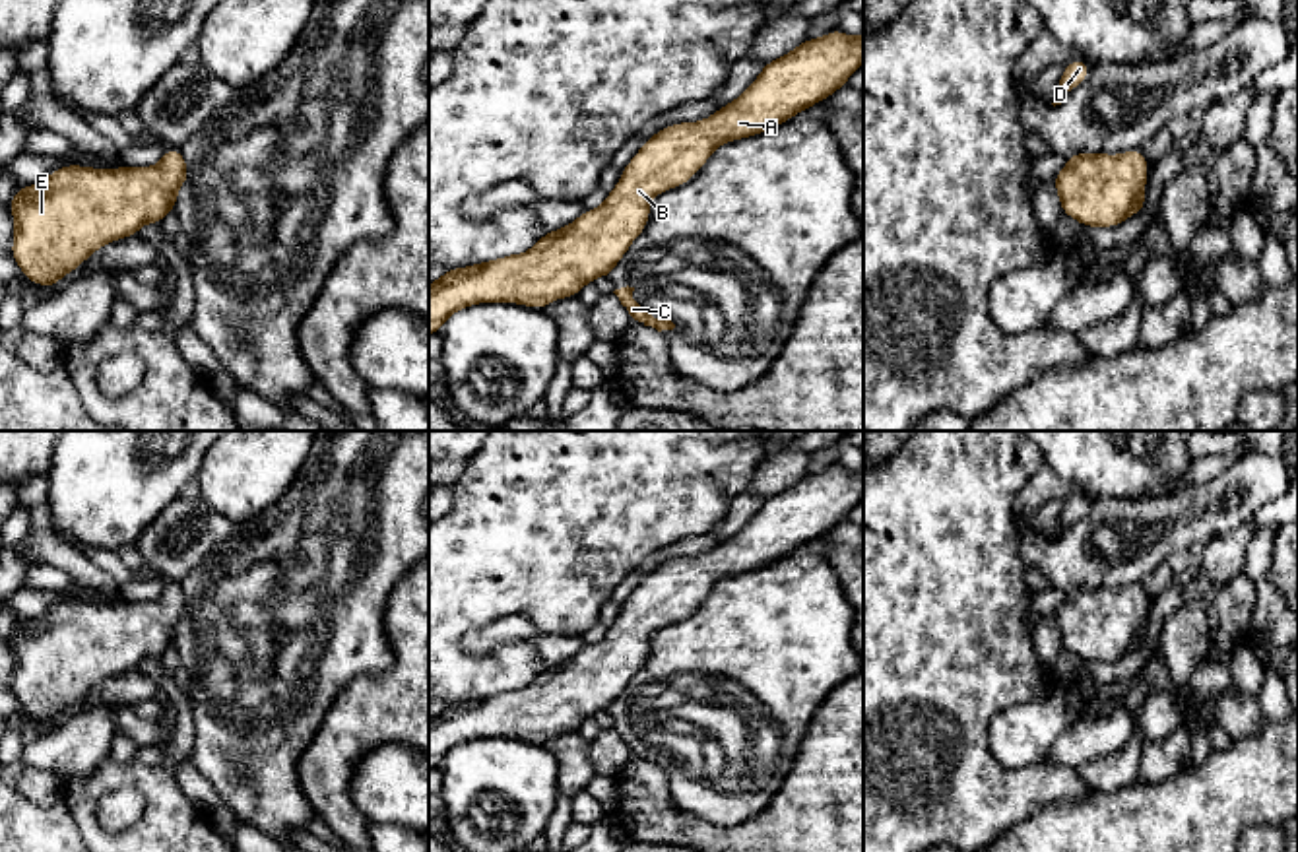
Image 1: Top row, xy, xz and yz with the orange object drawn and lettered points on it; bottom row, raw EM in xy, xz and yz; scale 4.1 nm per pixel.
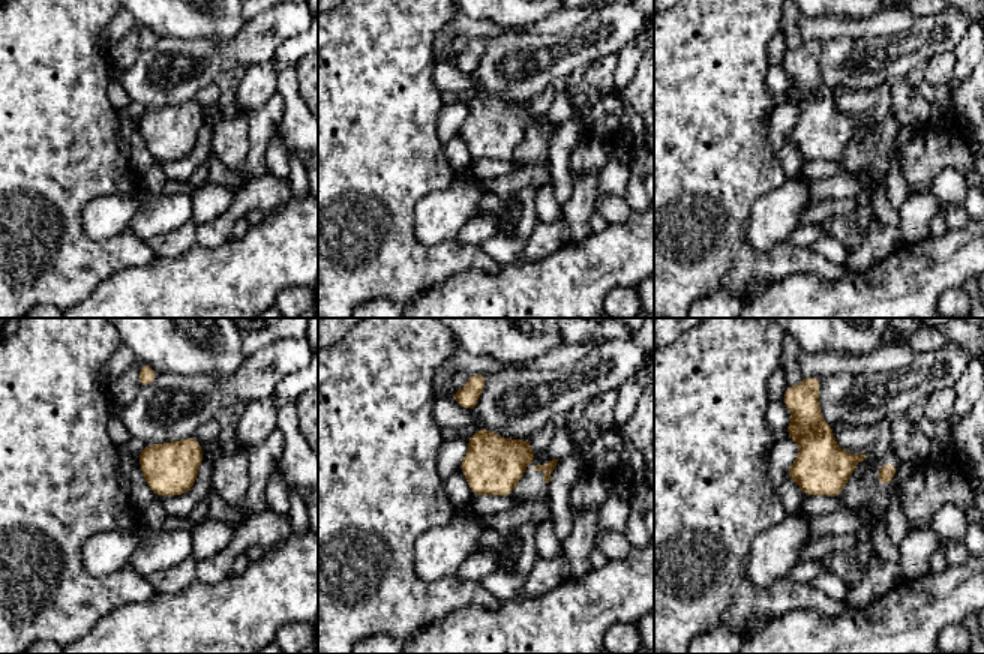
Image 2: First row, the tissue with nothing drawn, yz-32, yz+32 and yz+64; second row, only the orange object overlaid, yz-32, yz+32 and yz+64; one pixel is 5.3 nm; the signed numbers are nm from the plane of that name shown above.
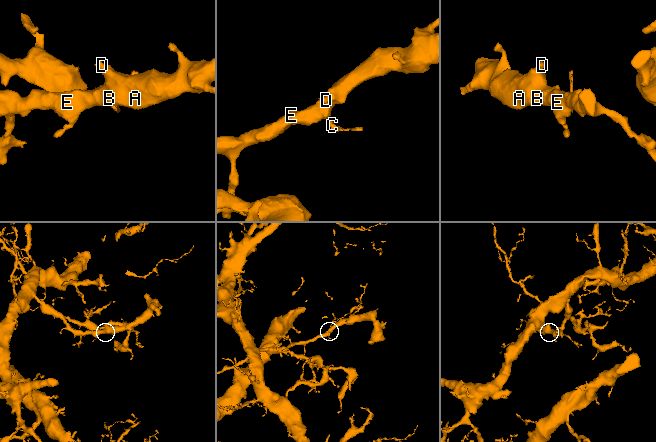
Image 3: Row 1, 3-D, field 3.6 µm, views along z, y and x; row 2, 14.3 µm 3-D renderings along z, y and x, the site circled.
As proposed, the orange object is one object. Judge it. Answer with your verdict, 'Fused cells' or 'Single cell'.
Fused cells

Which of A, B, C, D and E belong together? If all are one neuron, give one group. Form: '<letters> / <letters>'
A B D E / C

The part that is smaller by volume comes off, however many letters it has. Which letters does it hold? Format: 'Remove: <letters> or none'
Remove: C

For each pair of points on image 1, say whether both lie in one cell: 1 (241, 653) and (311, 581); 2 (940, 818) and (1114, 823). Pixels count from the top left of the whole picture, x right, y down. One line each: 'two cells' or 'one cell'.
1: one cell
2: two cells

